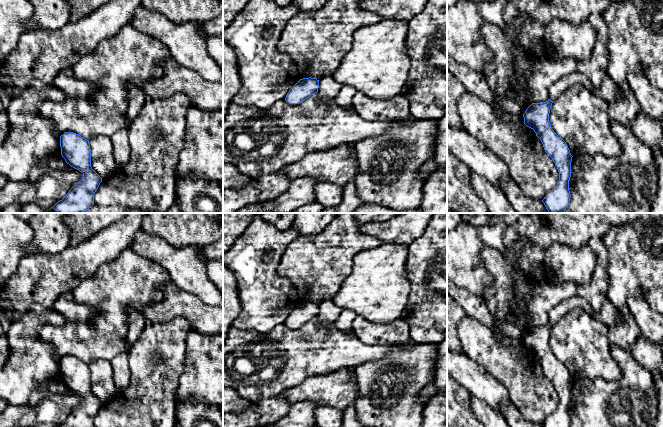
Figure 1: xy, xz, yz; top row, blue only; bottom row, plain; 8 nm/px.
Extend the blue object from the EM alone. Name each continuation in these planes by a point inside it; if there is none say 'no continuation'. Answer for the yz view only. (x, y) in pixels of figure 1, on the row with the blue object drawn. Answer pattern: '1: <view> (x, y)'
1: yz (608, 90)

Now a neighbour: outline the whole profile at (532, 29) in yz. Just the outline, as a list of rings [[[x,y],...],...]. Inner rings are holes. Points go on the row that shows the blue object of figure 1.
[[[533,19],[523,25],[523,30],[519,32],[515,38],[518,43],[528,52],[531,52],[532,41],[537,38],[542,41],[547,41],[548,31],[545,25],[538,20]]]

